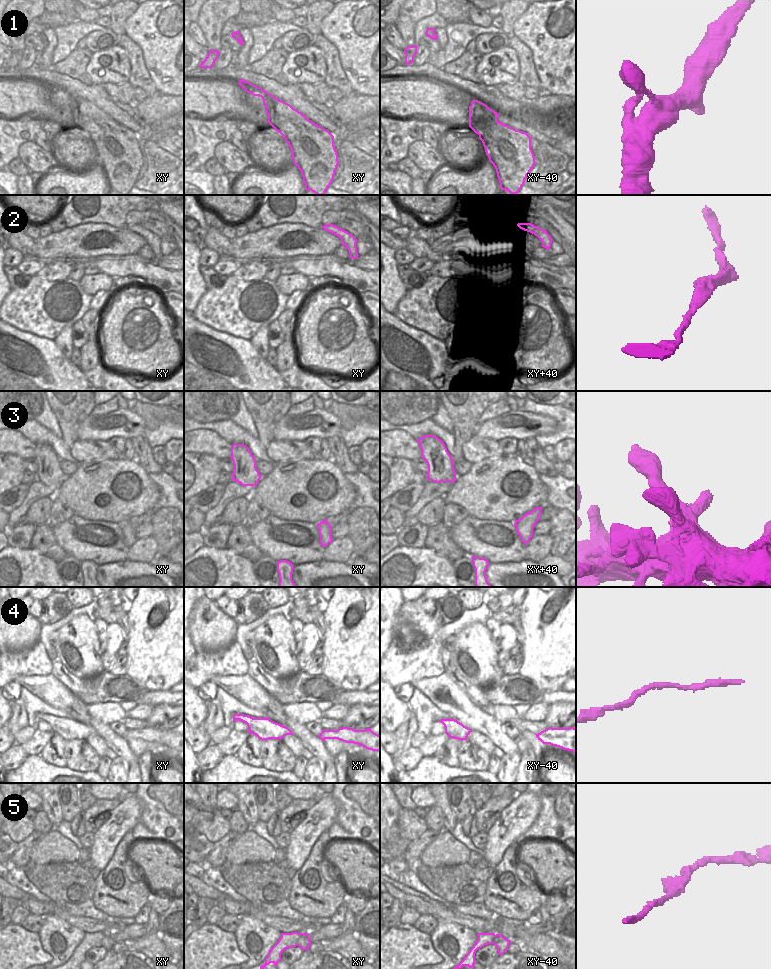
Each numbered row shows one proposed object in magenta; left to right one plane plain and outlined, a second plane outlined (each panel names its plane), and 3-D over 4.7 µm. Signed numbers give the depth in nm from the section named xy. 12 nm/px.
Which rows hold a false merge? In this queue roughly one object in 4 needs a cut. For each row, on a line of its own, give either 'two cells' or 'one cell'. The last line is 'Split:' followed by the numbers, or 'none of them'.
1: one cell
2: one cell
3: one cell
4: one cell
5: one cell
Split: none of them

